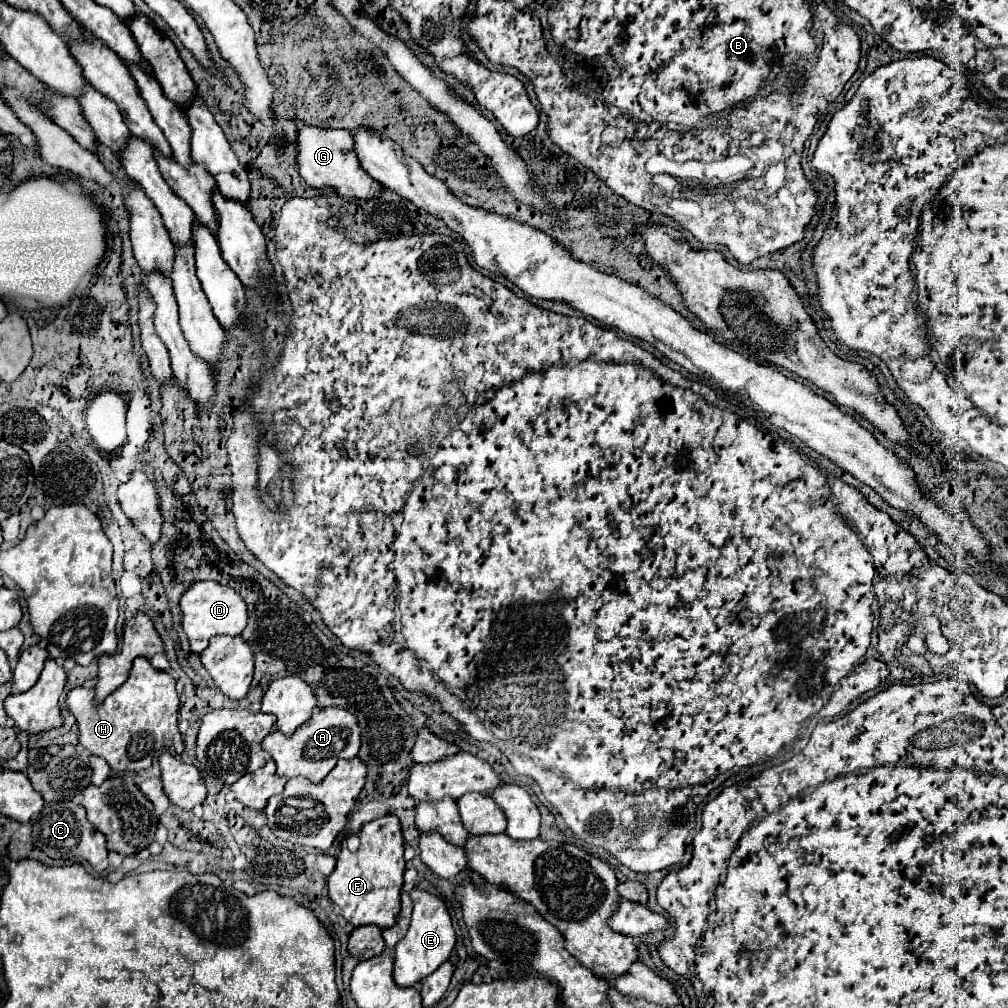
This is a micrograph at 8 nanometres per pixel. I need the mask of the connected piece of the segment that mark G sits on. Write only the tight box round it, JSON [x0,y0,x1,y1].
[292,118,380,200]

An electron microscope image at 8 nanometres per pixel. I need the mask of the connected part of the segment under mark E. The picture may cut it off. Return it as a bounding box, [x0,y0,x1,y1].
[394,890,456,988]

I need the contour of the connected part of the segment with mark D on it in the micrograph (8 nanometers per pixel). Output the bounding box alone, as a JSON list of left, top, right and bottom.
[180,582,248,652]

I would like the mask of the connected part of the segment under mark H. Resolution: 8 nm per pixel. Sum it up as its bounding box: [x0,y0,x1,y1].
[66,658,184,772]

